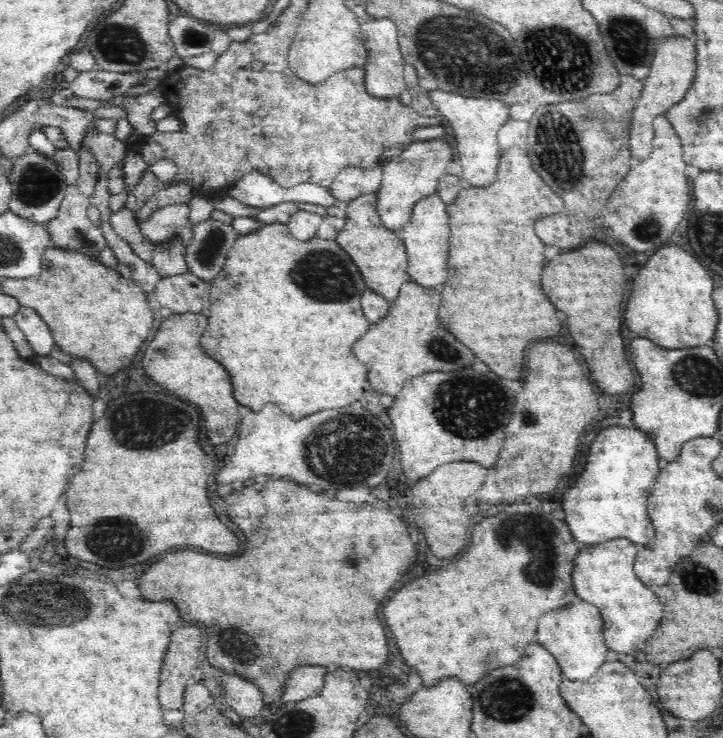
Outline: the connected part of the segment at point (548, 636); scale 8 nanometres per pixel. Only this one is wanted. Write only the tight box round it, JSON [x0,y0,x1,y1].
[538,600,609,682]

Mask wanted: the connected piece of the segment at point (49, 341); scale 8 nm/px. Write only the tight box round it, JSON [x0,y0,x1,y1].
[13,306,54,356]

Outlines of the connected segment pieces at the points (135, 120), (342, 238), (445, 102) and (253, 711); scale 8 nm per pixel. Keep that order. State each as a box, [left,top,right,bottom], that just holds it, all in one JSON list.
[[120,88,167,136],[336,193,411,302],[430,90,510,187],[222,672,266,718]]

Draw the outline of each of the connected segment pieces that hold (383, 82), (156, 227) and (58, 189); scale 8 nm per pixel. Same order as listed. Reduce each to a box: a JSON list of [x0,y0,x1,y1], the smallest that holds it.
[[361,18,407,99],[138,202,193,246],[9,150,68,223]]

